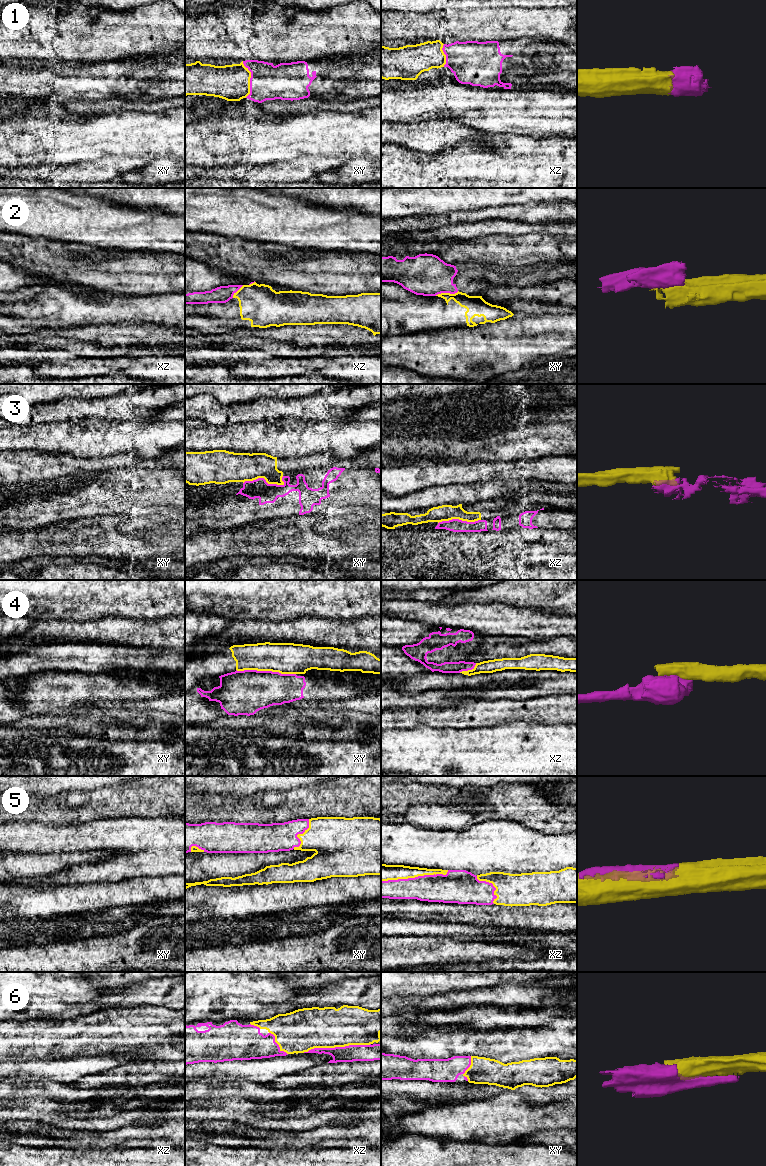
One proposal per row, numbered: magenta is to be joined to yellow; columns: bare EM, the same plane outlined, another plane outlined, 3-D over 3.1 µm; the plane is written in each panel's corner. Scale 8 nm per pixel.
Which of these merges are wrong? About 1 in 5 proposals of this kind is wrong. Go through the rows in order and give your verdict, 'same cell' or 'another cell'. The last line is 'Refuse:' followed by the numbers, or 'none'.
1: same cell
2: another cell
3: another cell
4: another cell
5: same cell
6: same cell
Refuse: 2, 3, 4

